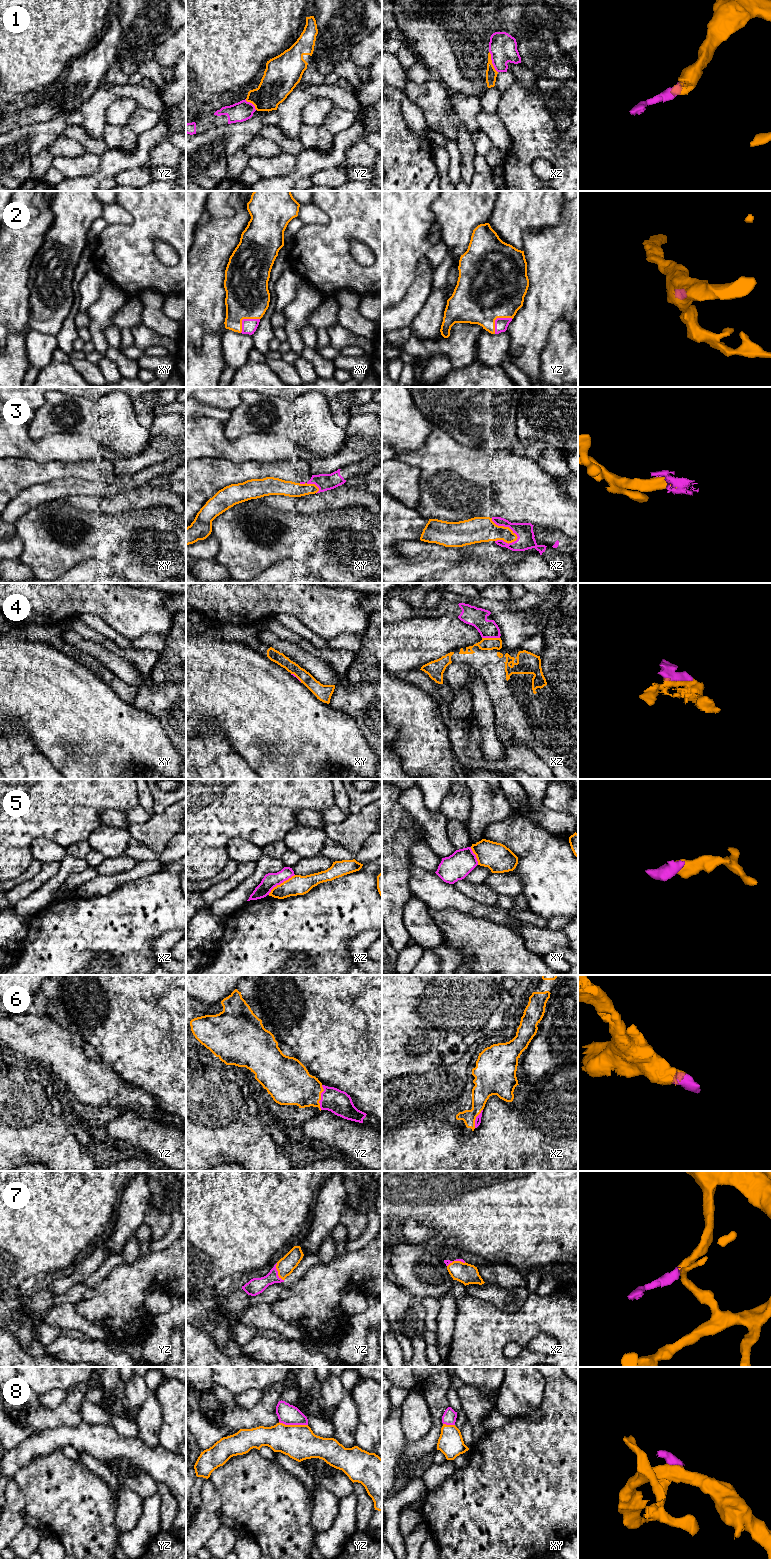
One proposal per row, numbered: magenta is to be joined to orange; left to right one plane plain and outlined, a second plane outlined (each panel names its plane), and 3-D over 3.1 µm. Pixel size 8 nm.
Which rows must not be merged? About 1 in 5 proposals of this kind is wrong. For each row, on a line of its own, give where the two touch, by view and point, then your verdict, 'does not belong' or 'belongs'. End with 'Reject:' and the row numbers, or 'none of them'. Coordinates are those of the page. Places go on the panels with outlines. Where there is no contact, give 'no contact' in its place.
1: meets orange in xz at (491, 62); does not belong
2: meets orange in yz at (497, 317); belongs
3: meets orange in xz at (505, 527); belongs
4: meets orange in xz at (491, 638); belongs
5: meets orange in xz at (281, 883); does not belong
6: meets orange in yz at (320, 1097); belongs
7: meets orange in yz at (278, 1272); belongs
8: meets orange in yz at (293, 1425); does not belong
Reject: 1, 5, 8

